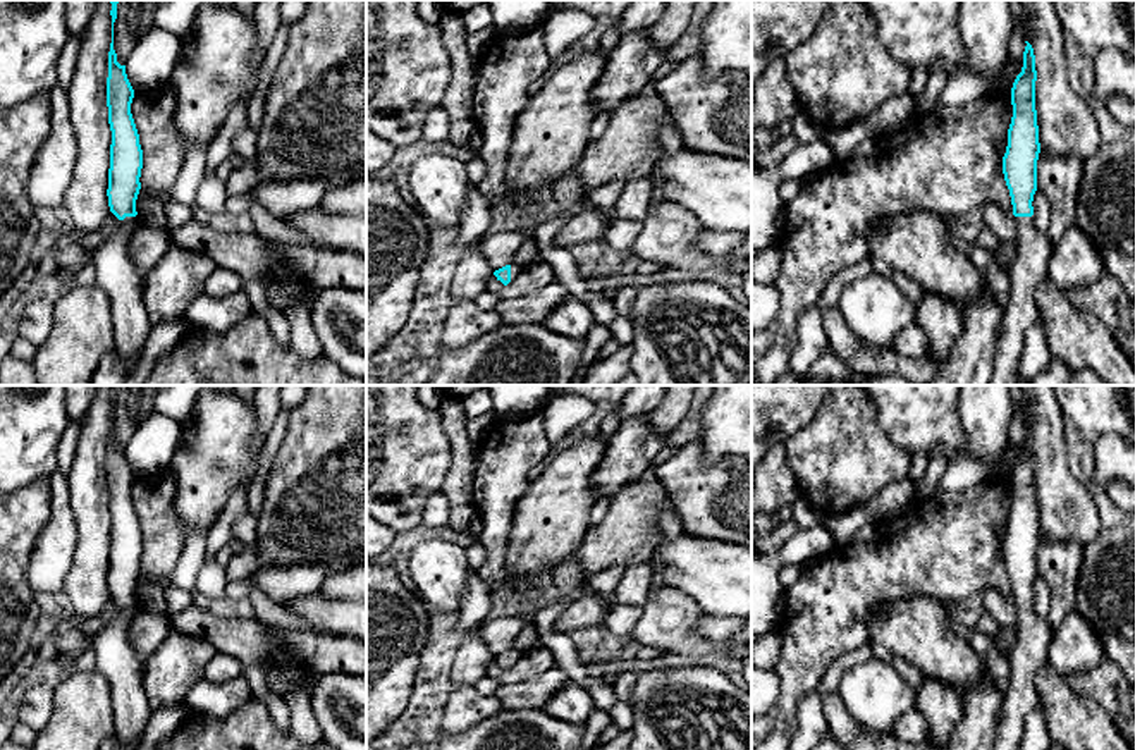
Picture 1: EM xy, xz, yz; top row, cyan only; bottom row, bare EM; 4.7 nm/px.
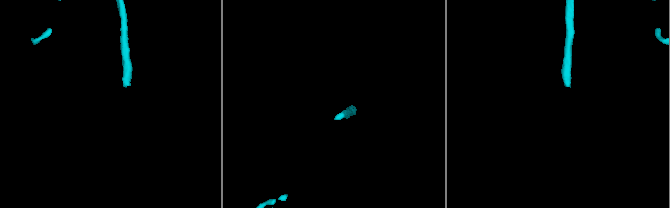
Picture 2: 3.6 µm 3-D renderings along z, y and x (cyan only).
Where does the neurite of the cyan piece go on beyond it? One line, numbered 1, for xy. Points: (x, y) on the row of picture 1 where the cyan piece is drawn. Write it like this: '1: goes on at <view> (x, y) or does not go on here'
1: goes on at xy (116, 274)

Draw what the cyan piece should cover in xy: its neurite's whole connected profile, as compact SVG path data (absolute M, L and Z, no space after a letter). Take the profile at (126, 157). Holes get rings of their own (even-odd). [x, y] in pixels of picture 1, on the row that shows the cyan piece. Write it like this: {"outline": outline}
{"outline": "M119 0L112 3L112 43L108 52L107 107L112 131L108 169L108 206L120 220L120 229L95 251L96 286L110 299L115 349L132 373L143 356L151 322L143 303L143 275L131 258L131 236L139 225L136 200L141 189L143 150L131 114L134 89L126 65L117 62L114 50L114 22Z"}

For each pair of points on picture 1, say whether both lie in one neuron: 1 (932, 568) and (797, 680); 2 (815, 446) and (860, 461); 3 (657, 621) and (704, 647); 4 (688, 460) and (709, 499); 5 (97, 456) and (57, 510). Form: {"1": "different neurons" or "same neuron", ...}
{"1": "same neuron", "2": "same neuron", "3": "same neuron", "4": "same neuron", "5": "different neurons"}

